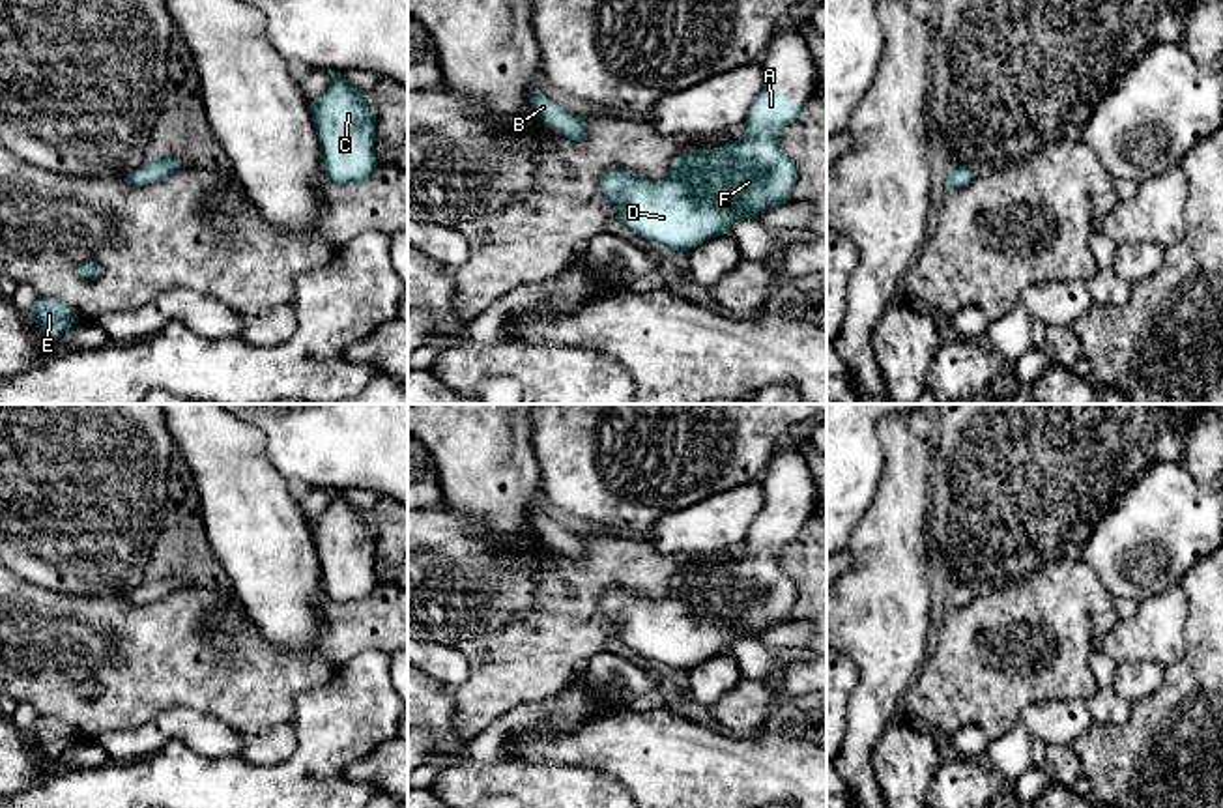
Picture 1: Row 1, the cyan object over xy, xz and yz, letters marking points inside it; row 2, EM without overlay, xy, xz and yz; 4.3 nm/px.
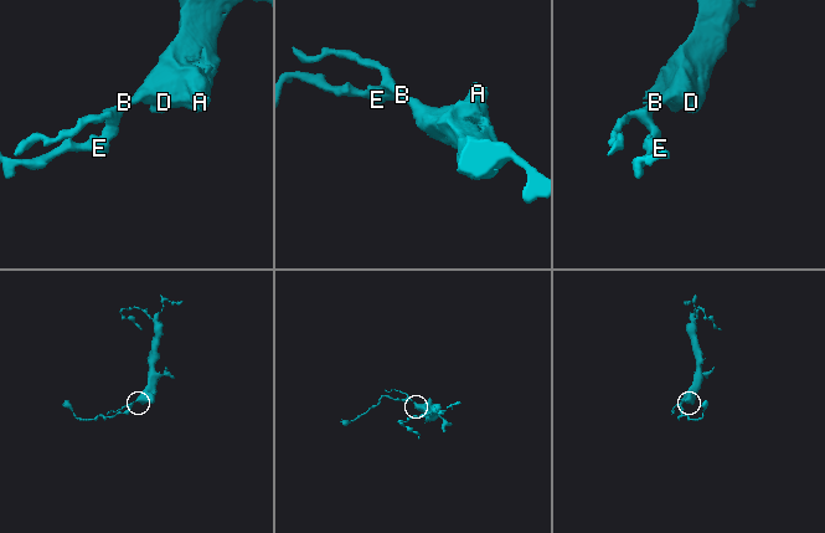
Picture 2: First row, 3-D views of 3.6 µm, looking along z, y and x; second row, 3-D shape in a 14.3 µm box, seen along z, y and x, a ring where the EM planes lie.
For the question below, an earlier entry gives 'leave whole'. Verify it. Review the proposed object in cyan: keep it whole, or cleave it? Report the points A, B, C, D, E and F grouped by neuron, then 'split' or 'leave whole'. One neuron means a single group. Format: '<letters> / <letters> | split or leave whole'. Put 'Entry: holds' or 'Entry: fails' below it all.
A B C D E F | leave whole
Entry: holds

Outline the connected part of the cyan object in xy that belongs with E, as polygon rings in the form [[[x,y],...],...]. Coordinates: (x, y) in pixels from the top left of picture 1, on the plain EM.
[[[37,714],[32,728],[32,739],[49,759],[56,761],[73,743],[79,741],[79,735],[64,720]]]

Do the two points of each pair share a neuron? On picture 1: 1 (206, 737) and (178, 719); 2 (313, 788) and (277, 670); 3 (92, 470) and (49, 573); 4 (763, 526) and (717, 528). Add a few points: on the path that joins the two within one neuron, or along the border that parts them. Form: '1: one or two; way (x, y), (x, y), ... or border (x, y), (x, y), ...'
1: one; way (199, 730), (186, 724)
2: two; border (318, 687), (296, 698), (296, 749), (273, 764)
3: one; way (66, 496), (62, 500), (62, 517), (49, 547)
4: two; border (760, 483), (763, 505), (743, 543)

